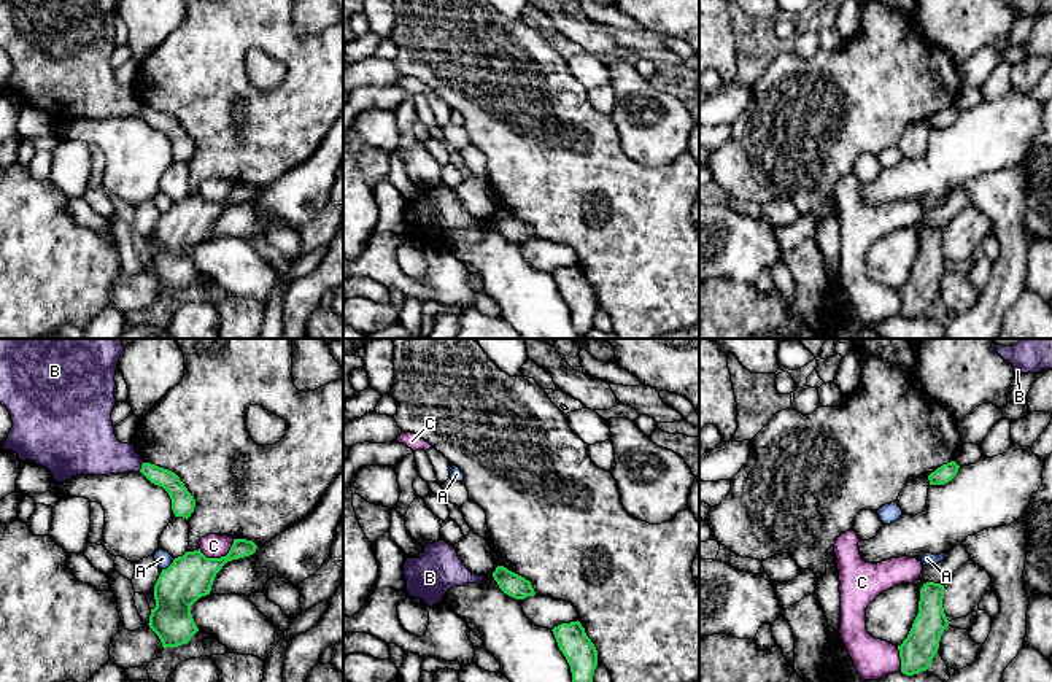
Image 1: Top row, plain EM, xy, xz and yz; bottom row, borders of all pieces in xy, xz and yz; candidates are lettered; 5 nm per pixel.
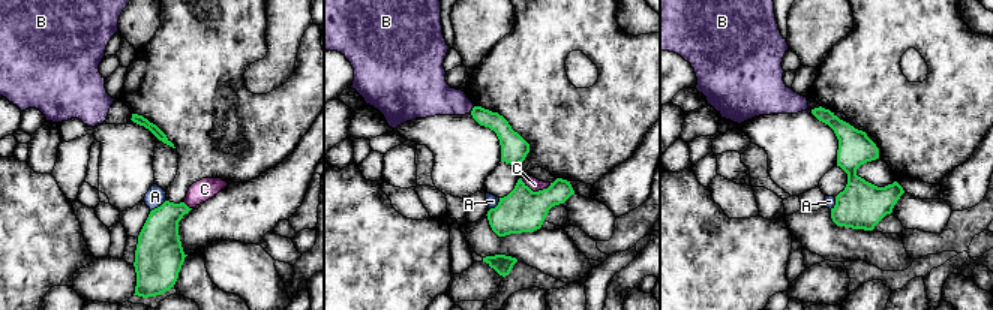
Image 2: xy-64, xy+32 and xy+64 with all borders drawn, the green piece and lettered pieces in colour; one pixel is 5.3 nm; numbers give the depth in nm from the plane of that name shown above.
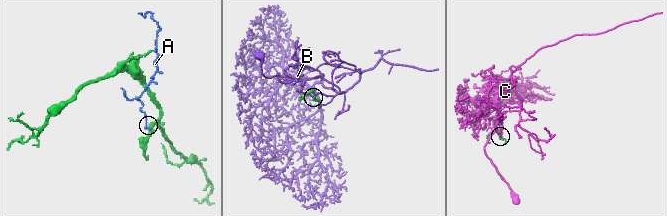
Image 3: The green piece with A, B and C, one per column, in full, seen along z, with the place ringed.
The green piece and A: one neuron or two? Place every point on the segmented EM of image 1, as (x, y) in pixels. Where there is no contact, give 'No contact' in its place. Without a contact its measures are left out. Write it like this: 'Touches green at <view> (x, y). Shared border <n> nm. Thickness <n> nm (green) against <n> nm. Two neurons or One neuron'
Touches green at xy (170, 565). Shared border 90 nm. Thickness 220 nm (green) against 80 nm. Two neurons

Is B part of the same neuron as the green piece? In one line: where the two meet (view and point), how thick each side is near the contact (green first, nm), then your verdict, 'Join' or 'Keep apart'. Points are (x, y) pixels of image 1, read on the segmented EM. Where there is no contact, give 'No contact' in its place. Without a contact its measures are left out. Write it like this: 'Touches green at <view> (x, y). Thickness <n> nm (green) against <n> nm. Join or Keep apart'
Touches green at xy (142, 466). Thickness 100 nm (green) against 260 nm. Keep apart

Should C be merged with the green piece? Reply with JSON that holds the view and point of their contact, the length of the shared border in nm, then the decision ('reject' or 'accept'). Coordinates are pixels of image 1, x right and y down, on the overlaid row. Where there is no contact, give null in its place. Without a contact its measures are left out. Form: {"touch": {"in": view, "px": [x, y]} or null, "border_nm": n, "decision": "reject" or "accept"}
{"touch": {"in": "xy", "px": [221, 557]}, "border_nm": 190, "decision": "reject"}

